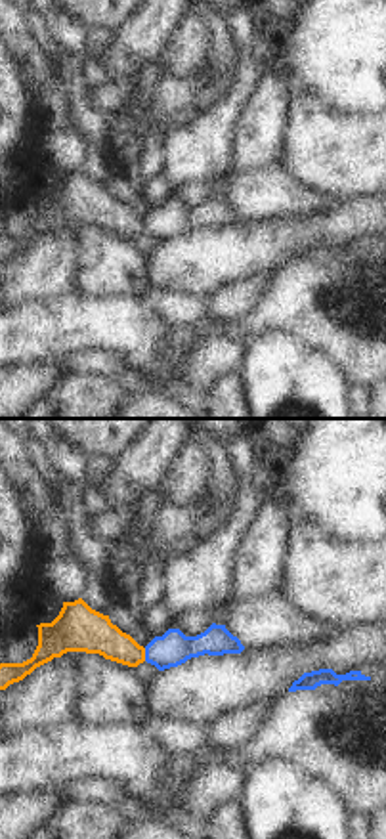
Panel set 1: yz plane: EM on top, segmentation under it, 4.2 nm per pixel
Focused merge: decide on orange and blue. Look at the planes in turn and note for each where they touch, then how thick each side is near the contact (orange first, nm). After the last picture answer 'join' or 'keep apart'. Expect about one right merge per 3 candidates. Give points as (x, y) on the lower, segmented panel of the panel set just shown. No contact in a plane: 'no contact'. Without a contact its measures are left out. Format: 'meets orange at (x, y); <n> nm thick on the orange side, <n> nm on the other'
meets orange at (144, 654); 180 nm thick on the orange side, 150 nm on the other

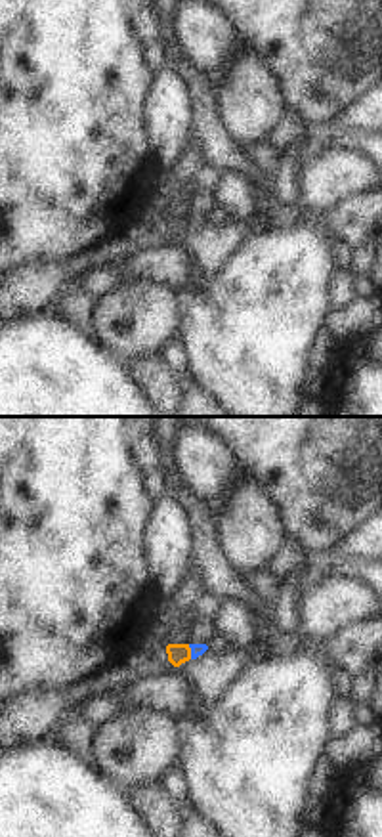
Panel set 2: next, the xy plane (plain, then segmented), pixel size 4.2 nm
meets orange at (190, 652); 90 nm thick on the orange side, 50 nm on the other

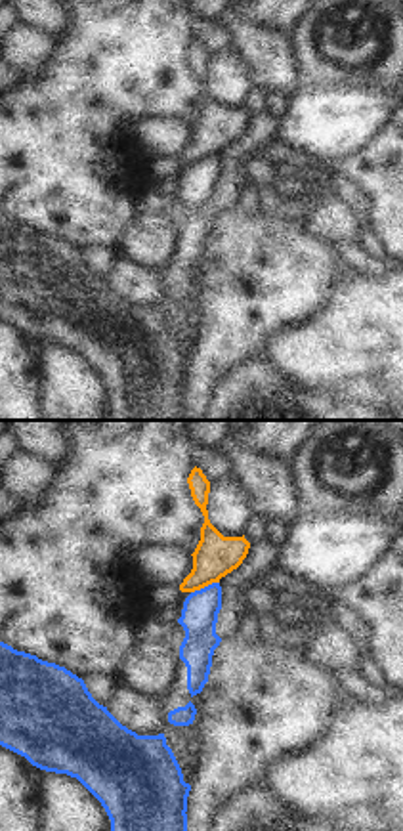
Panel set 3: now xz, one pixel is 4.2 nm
meets orange at (205, 585); 180 nm thick on the orange side, 160 nm on the other

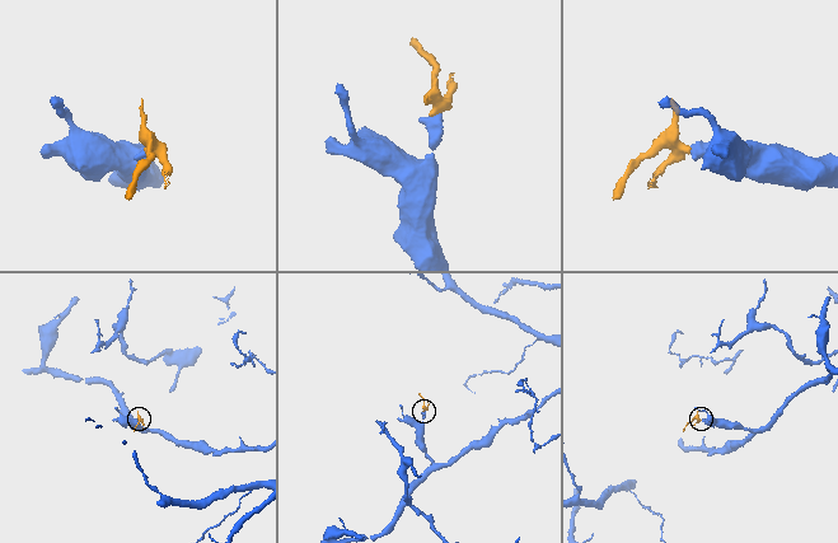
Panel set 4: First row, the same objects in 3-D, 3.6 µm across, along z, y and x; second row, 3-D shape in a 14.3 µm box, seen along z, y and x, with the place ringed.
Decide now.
keep apart

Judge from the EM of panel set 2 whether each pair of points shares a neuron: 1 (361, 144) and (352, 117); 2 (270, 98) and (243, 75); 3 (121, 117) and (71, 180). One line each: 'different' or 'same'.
1: different
2: same
3: same

